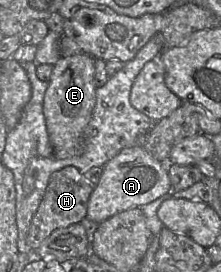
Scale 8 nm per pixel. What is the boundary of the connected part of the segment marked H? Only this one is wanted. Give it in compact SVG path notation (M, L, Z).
M67 166L52 173L41 203L30 224L26 238L30 249L36 251L54 230L80 223L86 217L88 200L93 188L94 186L74 166Z

